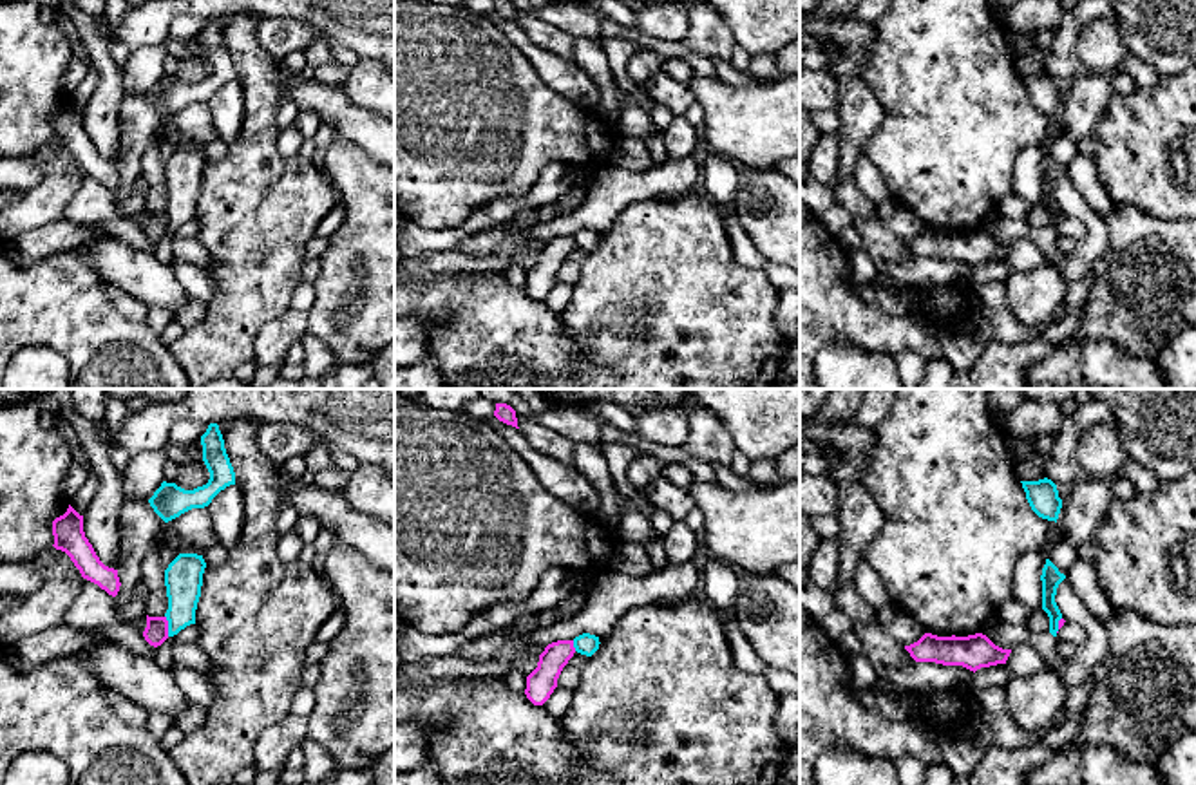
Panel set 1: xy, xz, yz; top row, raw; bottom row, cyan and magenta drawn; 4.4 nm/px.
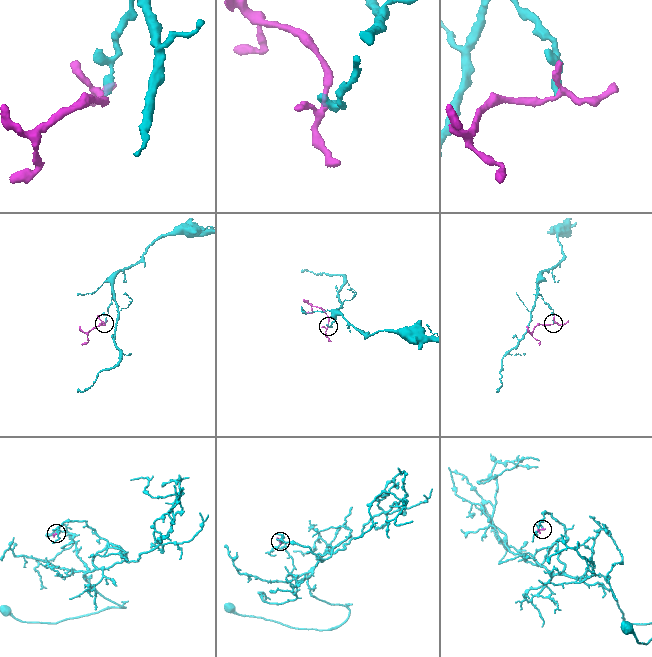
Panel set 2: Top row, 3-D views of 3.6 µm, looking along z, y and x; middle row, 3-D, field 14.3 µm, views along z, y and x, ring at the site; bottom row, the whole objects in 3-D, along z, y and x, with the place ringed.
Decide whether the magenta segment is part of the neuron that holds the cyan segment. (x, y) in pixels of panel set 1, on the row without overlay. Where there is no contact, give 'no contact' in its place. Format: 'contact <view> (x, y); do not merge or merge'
contact xy (169, 221); do not merge

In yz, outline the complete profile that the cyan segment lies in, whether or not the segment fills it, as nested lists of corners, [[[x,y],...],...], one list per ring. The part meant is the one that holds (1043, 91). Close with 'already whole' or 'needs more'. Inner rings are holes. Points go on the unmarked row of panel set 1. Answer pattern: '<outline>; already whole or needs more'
[[[1048,72],[1039,76],[1020,76],[1020,78],[1031,105],[1039,112],[1057,118],[1062,103],[1062,94],[1058,92],[1057,80]]]; already whole

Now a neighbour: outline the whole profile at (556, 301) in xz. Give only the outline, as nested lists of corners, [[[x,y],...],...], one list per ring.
[[[555,282],[550,293],[543,298],[545,306],[554,313],[561,313],[570,302],[572,293],[574,286]]]

